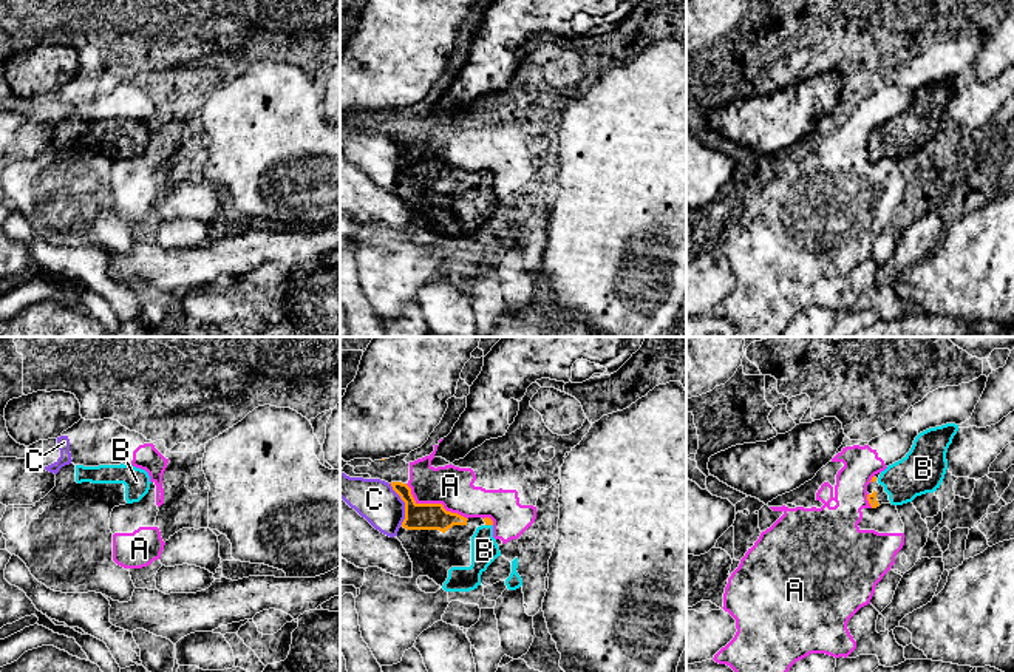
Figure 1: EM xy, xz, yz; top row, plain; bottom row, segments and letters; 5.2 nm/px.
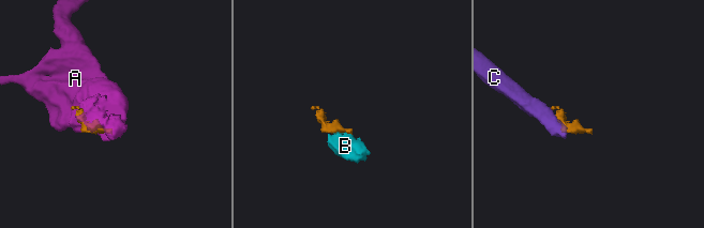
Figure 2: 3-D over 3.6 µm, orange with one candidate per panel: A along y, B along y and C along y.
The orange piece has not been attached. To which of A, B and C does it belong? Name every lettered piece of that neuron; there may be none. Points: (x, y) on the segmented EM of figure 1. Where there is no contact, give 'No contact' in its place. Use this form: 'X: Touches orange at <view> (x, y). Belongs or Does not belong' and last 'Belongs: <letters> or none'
A: Touches orange at xz (433, 504). Does not belong
B: Touches orange at xz (489, 524). Belongs
C: Touches orange at xz (405, 504). Does not belong
Belongs: B

